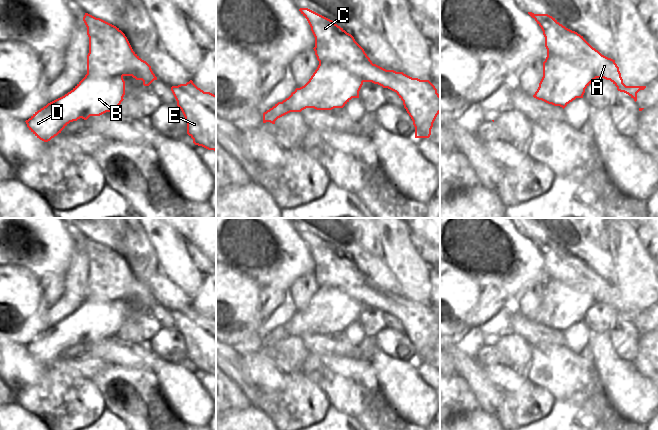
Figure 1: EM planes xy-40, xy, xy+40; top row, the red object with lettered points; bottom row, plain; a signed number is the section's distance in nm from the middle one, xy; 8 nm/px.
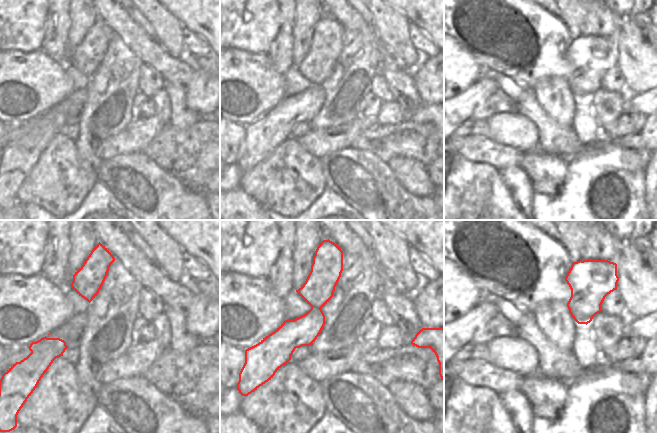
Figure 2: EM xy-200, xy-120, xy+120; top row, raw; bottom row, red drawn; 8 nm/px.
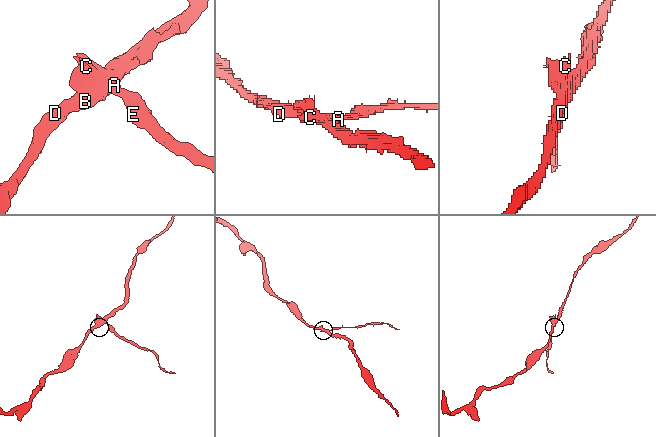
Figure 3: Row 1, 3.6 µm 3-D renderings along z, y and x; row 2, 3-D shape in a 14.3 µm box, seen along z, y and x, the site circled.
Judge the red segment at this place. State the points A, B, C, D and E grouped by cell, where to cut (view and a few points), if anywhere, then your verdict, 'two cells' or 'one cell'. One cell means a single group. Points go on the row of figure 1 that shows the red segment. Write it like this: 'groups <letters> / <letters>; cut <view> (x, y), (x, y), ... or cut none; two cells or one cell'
groups A C E / B D; cut xy+40 (547, 55), (559, 55), (570, 61), (584, 61), (597, 77); two cells

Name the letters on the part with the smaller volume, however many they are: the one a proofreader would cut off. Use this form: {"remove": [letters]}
{"remove": ["A", "C", "E"]}

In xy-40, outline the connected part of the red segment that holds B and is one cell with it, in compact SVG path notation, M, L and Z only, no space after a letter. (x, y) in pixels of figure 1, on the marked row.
M86 74L70 92L48 103L25 122L37 138L48 142L70 122L117 110L124 95L123 76Z

